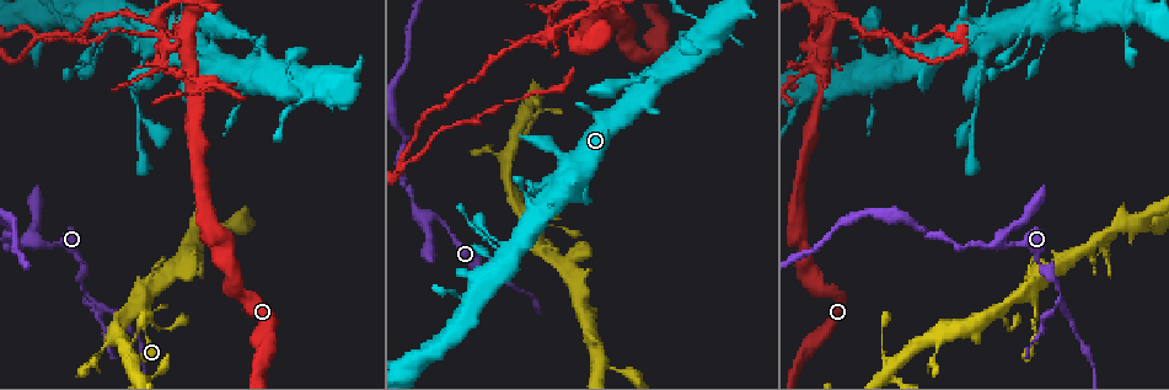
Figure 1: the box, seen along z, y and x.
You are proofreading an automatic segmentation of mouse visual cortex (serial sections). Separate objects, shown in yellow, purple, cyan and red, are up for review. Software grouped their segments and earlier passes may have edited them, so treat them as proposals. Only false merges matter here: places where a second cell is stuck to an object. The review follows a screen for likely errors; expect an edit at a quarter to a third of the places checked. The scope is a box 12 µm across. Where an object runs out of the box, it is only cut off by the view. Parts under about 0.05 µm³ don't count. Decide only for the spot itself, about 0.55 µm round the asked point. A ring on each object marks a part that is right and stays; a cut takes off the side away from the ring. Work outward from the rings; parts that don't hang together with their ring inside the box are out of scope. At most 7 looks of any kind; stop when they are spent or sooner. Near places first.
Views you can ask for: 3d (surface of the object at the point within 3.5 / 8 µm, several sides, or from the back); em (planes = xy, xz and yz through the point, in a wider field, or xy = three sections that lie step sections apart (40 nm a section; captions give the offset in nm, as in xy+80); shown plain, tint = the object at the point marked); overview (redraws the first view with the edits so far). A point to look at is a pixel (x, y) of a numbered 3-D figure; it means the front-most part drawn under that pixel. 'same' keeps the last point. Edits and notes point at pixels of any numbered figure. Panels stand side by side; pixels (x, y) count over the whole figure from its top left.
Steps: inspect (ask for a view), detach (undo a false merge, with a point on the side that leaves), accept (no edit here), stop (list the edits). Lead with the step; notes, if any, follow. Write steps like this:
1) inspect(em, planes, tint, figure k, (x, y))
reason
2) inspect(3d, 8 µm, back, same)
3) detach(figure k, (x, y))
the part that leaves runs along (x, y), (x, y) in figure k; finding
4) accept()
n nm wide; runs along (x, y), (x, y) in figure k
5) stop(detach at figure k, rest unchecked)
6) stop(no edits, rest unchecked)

inspect(em, xy, step 5, tint, figure 1, (141, 116))
arms part here

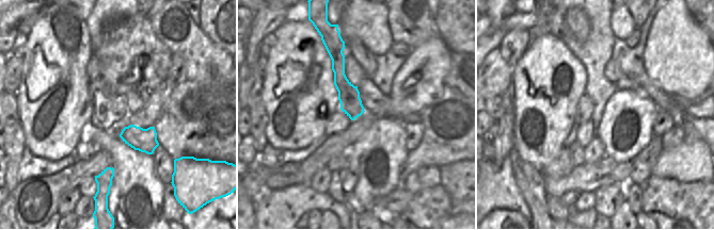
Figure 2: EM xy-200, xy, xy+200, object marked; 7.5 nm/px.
inspect(3d, 3.5 µm, same)

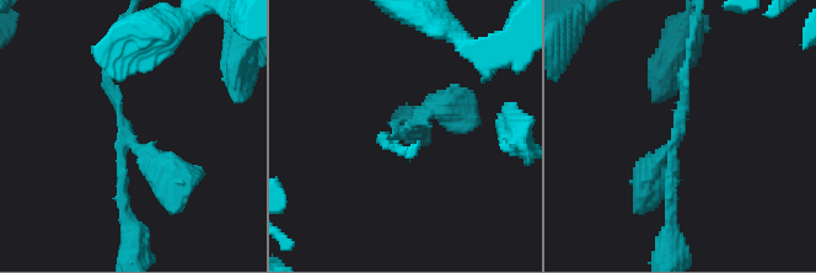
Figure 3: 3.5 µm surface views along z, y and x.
accept()
3 arms; runs along (109, 60), (124, 137), (173, 189) in figure 3; all the same cell

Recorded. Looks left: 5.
inspect(em, xy, step 5, tint, figure 1, (425, 217))
three arms meet

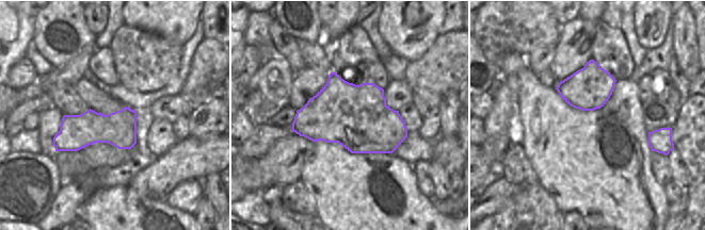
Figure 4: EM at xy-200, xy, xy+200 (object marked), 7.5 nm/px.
inspect(3d, 3.5 µm, same)
see where the arms go

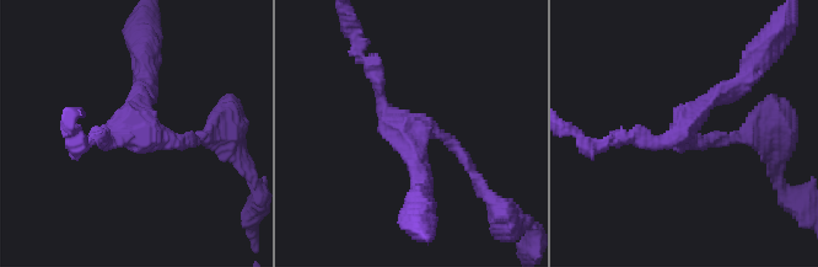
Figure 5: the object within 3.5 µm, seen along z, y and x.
accept()
runs along (472, 169), (441, 134), (388, 118), (373, 70) in figure 5; all the same cell

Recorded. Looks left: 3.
inspect(3d, 3.5 µm, back, figure 1, (1060, 298))
arms part here

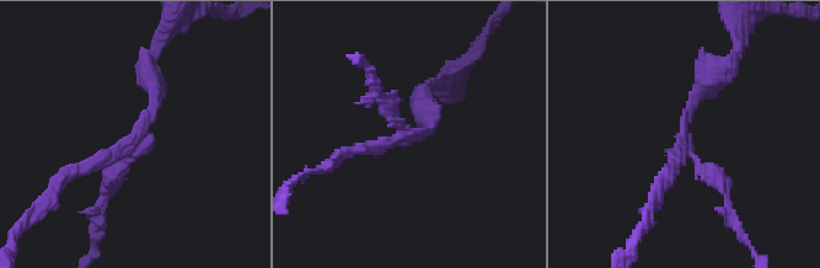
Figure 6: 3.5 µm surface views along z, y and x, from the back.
inspect(em, xy, step 2, tint, figure 6, (124, 142))

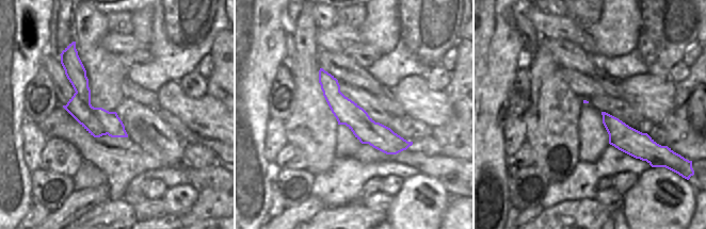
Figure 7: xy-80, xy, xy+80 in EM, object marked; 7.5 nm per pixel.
detach(figure 6, (711, 177))
two cells meet here

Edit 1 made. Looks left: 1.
stop(detach at figure 6, rest unchecked)

